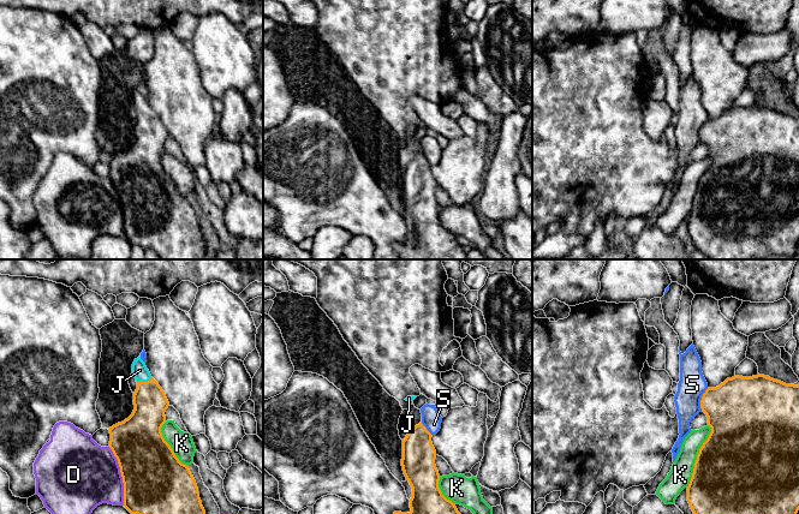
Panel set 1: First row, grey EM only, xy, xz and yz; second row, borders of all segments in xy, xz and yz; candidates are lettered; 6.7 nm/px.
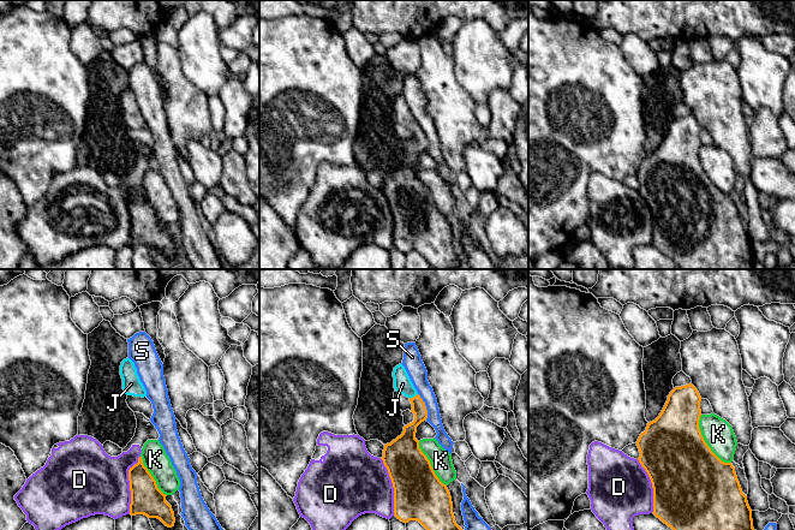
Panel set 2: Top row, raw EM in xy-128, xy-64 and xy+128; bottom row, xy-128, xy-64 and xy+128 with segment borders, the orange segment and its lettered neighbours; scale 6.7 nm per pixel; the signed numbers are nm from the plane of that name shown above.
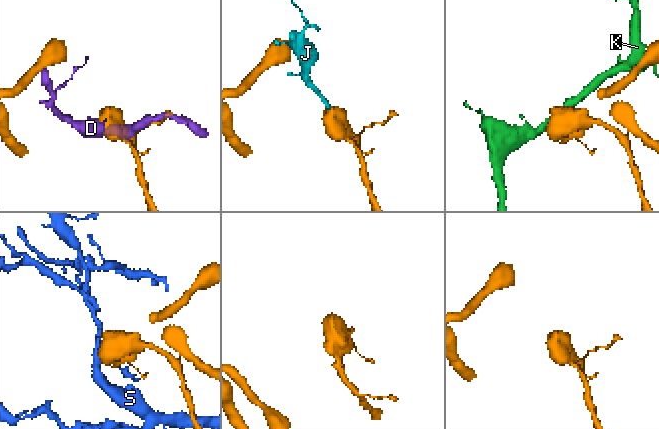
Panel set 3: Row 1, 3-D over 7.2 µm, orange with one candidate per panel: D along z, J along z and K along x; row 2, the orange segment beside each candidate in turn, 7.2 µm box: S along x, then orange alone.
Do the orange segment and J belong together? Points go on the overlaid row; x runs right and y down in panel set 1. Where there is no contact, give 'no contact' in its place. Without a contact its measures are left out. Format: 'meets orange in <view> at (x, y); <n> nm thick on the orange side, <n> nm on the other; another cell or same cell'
meets orange in xy at (144, 382); 220 nm thick on the orange side, 100 nm on the other; same cell

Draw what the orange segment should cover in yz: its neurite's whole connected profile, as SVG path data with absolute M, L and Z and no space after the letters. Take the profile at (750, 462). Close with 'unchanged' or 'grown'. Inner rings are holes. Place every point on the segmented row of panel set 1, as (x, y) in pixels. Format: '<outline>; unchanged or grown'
M764 375L734 376L716 388L708 388L702 396L700 408L708 417L711 432L699 449L687 486L687 501L693 514L797 514L799 510L799 384L786 384Z; unchanged

